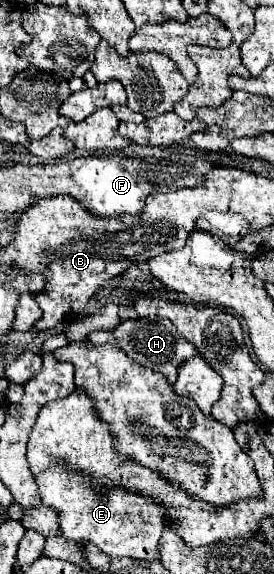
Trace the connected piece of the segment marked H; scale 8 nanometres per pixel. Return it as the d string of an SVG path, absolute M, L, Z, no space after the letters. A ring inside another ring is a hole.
M161 317L127 319L117 329L113 329L113 331L95 331L87 339L91 343L95 343L95 345L111 343L111 345L123 349L125 353L129 353L131 357L135 357L135 361L141 361L141 365L149 365L151 369L161 371L169 379L169 383L177 381L181 363L197 355L197 349L177 333L177 329L173 327L173 323L167 321L167 319L161 319Z

